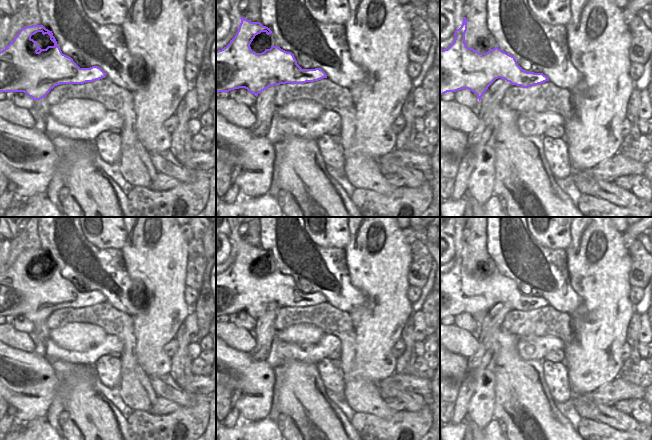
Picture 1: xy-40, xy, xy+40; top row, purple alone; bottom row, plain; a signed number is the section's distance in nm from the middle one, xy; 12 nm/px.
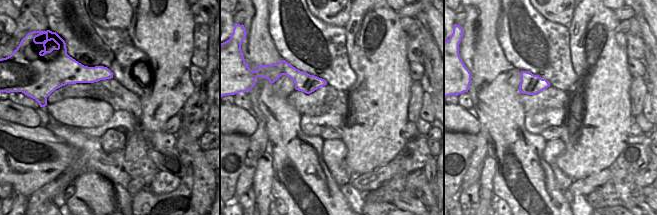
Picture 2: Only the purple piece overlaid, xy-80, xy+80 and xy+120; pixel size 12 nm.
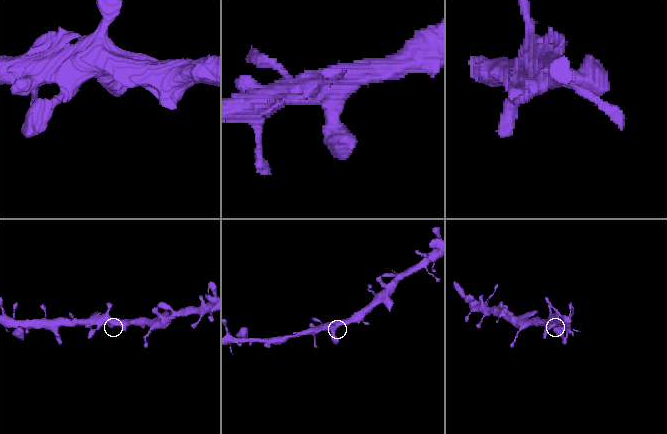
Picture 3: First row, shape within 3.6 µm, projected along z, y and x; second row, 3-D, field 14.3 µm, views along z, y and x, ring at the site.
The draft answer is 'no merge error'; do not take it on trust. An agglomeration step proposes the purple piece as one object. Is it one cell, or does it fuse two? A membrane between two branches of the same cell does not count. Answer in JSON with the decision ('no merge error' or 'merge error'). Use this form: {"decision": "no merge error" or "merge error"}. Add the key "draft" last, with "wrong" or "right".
{"decision": "no merge error", "draft": "right"}

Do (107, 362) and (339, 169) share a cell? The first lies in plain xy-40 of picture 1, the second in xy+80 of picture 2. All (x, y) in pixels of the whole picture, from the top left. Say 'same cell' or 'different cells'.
same cell

